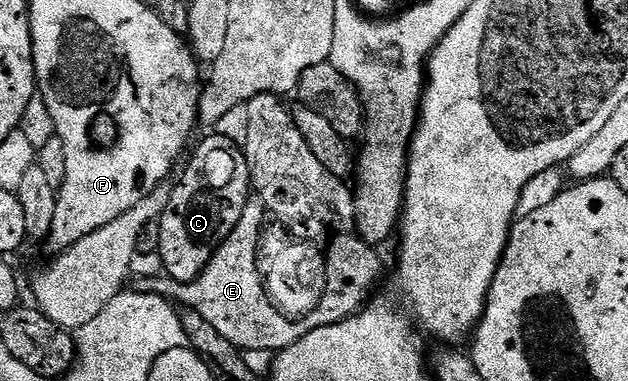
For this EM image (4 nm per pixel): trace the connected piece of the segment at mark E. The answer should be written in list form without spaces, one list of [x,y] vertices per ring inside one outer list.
[[[257,198],[248,200],[245,214],[241,214],[241,222],[237,222],[229,238],[225,238],[223,245],[213,254],[203,273],[193,282],[171,286],[165,296],[176,305],[183,304],[179,306],[201,314],[201,318],[205,318],[205,322],[209,322],[209,326],[213,326],[213,330],[221,334],[221,338],[233,342],[233,346],[240,350],[271,351],[278,354],[305,338],[305,334],[321,326],[340,324],[347,317],[354,316],[376,291],[375,283],[383,272],[383,260],[375,253],[378,251],[372,245],[360,240],[358,235],[350,231],[332,235],[329,246],[331,284],[325,301],[326,310],[306,324],[284,323],[280,316],[271,312],[271,308],[267,308],[267,300],[263,300],[263,292],[259,292],[259,280],[255,280],[255,244],[257,238],[261,238],[264,223],[265,209],[262,202]]]

